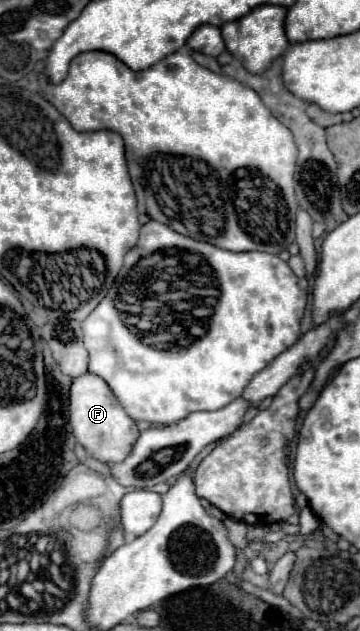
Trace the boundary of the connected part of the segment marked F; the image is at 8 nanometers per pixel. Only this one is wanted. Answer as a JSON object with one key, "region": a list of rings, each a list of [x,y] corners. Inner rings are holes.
{"region":[[[85,373],[77,379],[73,379],[69,399],[71,399],[69,421],[73,427],[75,439],[95,459],[99,459],[103,463],[123,461],[129,455],[131,445],[135,443],[139,429],[137,429],[135,419],[129,419],[129,415],[125,415],[125,409],[121,407],[121,403],[117,403],[117,397],[113,395],[113,391],[109,391],[109,385],[99,375]]]}

